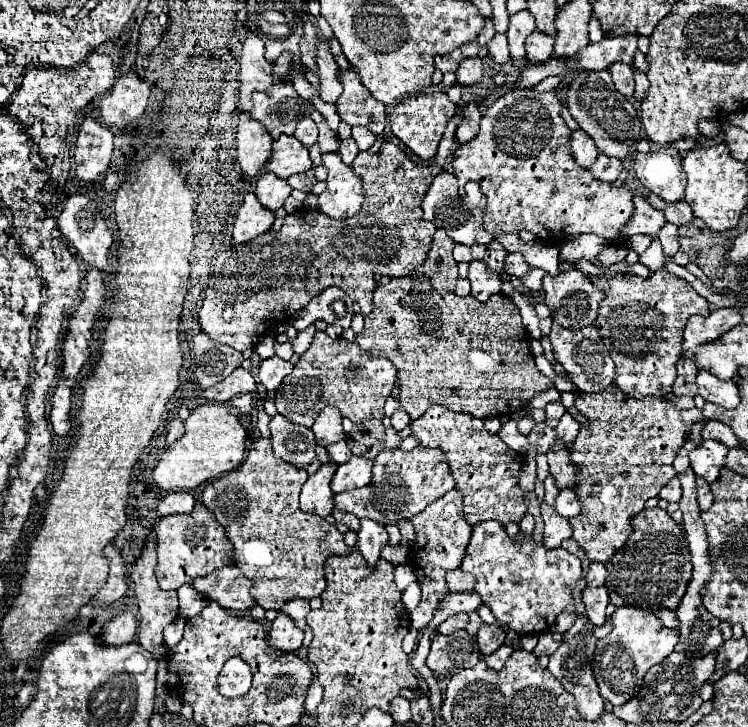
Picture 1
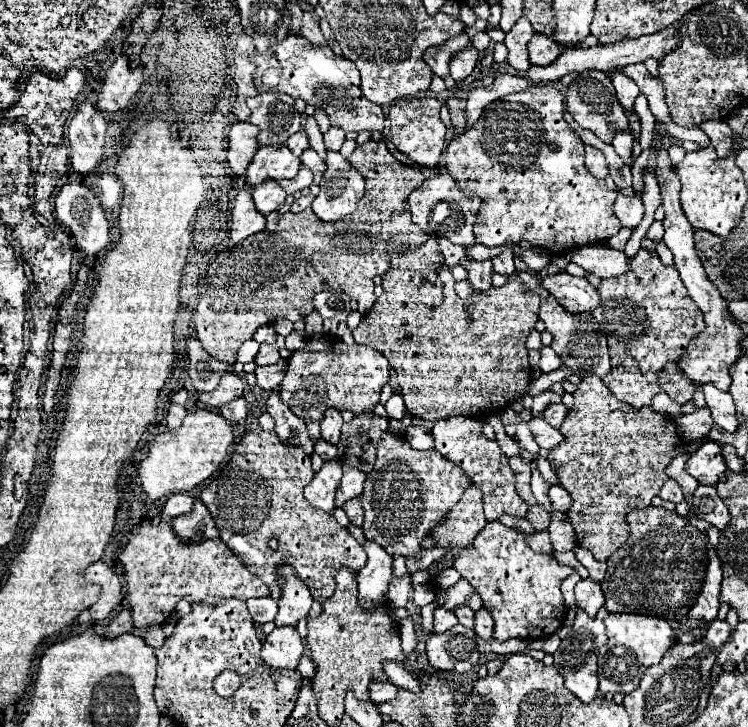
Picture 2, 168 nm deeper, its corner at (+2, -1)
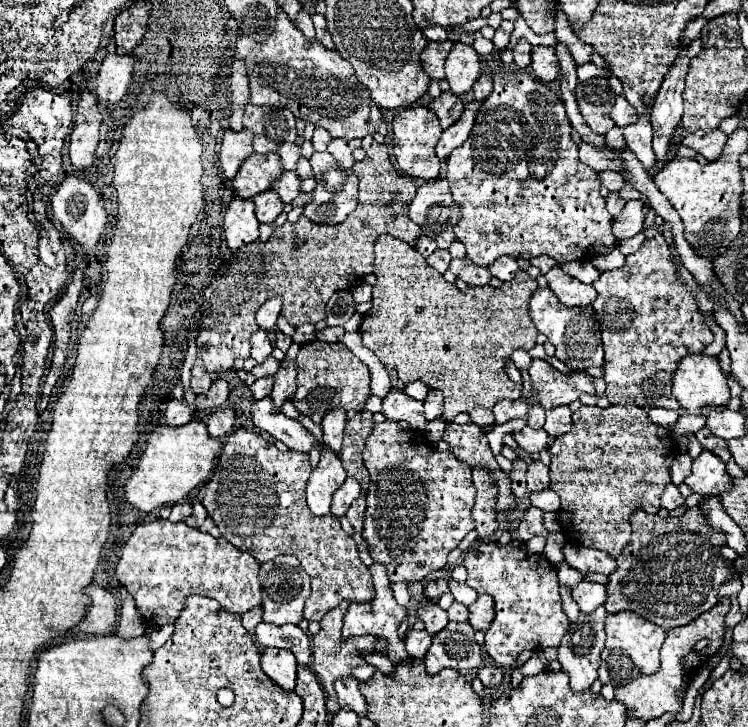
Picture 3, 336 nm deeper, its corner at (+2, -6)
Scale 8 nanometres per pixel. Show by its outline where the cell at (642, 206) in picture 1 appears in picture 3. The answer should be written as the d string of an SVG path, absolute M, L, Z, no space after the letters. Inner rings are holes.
M613 192L613 194L607 198L607 210L609 210L609 214L611 214L611 216L619 216L619 214L623 212L623 208L625 208L625 200Z

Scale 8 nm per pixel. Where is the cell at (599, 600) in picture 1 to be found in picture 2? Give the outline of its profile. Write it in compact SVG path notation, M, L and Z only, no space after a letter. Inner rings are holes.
M585 579L585 581L579 581L575 585L575 597L577 597L577 607L587 611L591 617L595 617L595 613L603 607L605 599L603 599L603 591L601 591L601 585L597 581L591 581L591 579Z

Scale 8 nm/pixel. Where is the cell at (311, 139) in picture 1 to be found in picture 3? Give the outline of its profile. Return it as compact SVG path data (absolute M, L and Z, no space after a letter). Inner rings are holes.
M283 144L279 150L277 150L277 154L281 156L281 162L283 162L283 168L285 170L295 170L295 166L297 166L297 160L299 160L299 146L297 144Z

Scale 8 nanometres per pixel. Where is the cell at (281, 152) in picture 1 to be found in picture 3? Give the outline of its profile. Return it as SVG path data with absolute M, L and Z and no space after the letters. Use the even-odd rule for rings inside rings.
M251 154L239 168L233 188L239 198L253 198L271 188L271 184L283 174L283 164L277 154Z

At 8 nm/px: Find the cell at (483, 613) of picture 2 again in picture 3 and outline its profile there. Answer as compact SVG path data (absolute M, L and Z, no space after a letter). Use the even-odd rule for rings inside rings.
M483 594L477 598L477 602L473 602L469 606L469 622L475 630L481 630L481 632L487 632L491 622L493 622L493 616L495 616L495 610L493 610L493 598Z

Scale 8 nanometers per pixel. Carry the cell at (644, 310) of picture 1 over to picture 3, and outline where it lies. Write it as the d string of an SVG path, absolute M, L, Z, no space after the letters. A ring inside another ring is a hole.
M659 232L631 256L621 268L603 272L593 288L599 292L593 308L599 316L605 348L605 382L611 404L645 406L643 380L659 370L675 372L677 362L701 352L713 342L713 332L705 326L695 298L677 280L669 246Z

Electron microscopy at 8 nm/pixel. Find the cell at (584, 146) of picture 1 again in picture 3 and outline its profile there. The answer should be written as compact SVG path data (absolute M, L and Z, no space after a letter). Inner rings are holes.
M599 172L599 180L611 192L619 192L621 186L623 186L623 182L625 182L619 172Z

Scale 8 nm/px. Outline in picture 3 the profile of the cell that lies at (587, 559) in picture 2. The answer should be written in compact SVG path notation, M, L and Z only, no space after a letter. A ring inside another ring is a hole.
M571 546L565 548L565 562L571 564L571 568L587 574L587 572L599 572L609 576L611 572L615 572L617 564L611 556L607 556L605 552L593 550L593 548L585 548L585 546Z

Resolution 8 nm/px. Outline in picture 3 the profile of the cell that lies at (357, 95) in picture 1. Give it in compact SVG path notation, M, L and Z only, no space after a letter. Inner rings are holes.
M283 10L277 16L277 28L267 42L257 44L247 36L239 36L235 56L247 64L251 80L251 104L285 106L297 118L313 122L329 130L333 138L365 138L367 134L387 134L387 122L381 110L369 98L367 88L357 82L355 72L347 60L335 50L327 50L319 40L303 40L305 36L295 28Z

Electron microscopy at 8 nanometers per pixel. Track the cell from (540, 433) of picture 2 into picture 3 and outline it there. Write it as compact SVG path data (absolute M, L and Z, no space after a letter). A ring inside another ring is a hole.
M525 426L523 430L515 432L513 438L515 438L515 442L517 442L523 450L527 450L527 452L531 452L531 454L545 450L545 448L549 448L549 444L551 444L551 436L549 436L543 428L535 430L535 428L531 428L531 426Z

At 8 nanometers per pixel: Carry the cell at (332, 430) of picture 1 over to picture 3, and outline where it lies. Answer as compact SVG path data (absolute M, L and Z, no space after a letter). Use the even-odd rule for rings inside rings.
M335 408L335 410L331 410L331 412L323 418L323 422L321 422L321 426L323 426L323 444L325 444L329 450L333 450L335 454L339 454L339 450L341 450L345 420L347 420L347 418L345 418L345 410Z

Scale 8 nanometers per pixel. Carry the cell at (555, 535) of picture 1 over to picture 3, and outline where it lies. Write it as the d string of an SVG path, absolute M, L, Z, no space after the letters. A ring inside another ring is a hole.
M539 460L529 464L527 468L527 488L531 494L539 492L539 490L545 490L549 488L551 480L549 480L549 468L545 464L541 464Z

